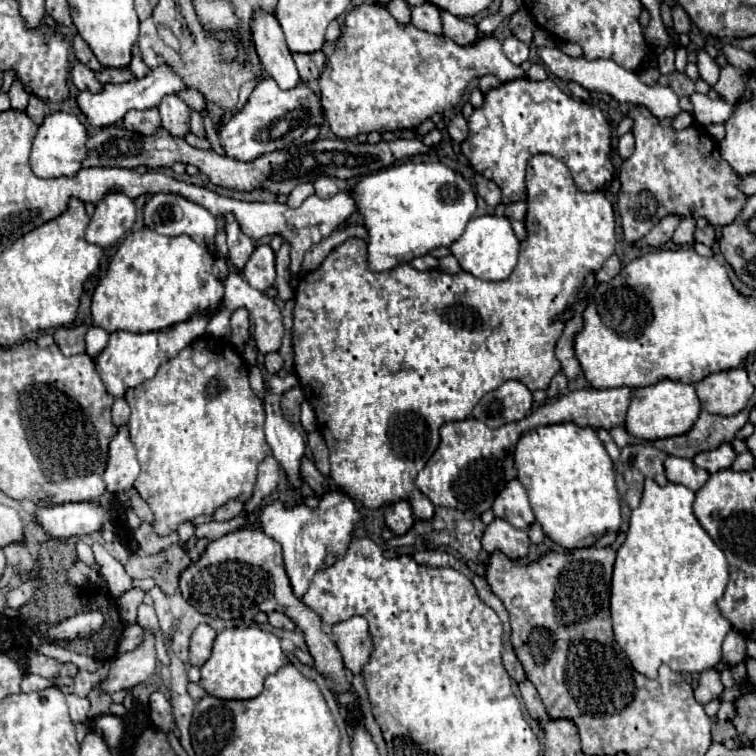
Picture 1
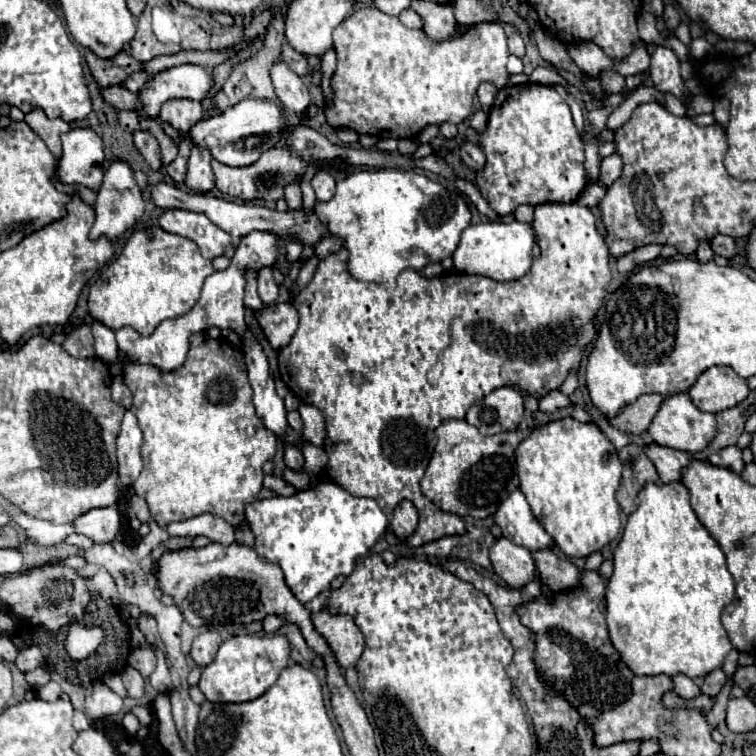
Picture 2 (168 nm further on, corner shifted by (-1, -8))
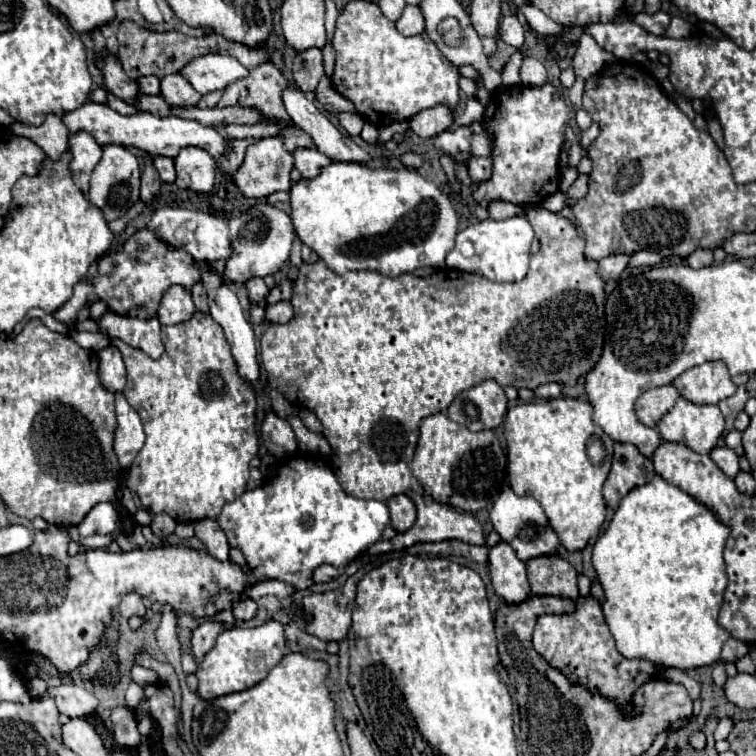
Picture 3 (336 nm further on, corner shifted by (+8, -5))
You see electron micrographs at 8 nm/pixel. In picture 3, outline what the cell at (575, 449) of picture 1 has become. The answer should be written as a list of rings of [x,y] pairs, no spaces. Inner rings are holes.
[[[558,397],[558,399],[540,399],[540,401],[522,403],[508,409],[502,427],[504,427],[506,453],[508,453],[508,477],[514,493],[524,497],[534,497],[536,501],[540,501],[550,525],[554,527],[562,545],[568,551],[584,549],[588,539],[598,535],[606,519],[602,485],[612,465],[612,445],[614,445],[614,441],[604,433],[604,429],[600,429],[600,425],[592,421],[590,401]]]

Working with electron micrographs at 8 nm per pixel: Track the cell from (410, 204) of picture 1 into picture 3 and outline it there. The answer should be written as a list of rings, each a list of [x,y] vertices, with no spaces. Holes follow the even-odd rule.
[[[330,163],[314,179],[292,181],[292,187],[290,187],[288,195],[290,195],[290,207],[292,207],[290,217],[294,221],[298,237],[302,239],[302,243],[306,243],[310,249],[314,249],[318,253],[318,257],[336,273],[370,269],[370,271],[378,271],[386,277],[398,277],[400,273],[410,273],[418,267],[444,267],[444,259],[450,253],[450,249],[454,245],[454,237],[458,233],[458,217],[456,217],[456,211],[454,211],[450,199],[434,183],[426,181],[414,169],[386,169],[386,167],[370,169],[370,167],[364,167],[364,165],[358,165],[358,163]]]

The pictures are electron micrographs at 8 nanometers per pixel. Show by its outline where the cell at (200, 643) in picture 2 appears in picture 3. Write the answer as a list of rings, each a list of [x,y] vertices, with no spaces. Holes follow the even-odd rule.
[[[204,621],[194,629],[192,653],[196,661],[200,661],[216,645],[216,637],[220,635],[220,631],[222,631],[222,625],[216,621]]]

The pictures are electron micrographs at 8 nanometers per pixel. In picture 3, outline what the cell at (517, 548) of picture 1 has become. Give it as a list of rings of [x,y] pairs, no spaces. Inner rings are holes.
[[[500,541],[492,547],[488,563],[494,591],[504,603],[516,605],[516,601],[524,601],[524,597],[528,597],[530,585],[526,579],[526,563],[516,557],[508,543]]]

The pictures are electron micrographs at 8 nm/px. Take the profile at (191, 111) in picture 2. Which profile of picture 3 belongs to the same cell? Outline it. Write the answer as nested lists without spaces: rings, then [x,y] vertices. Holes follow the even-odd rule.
[[[172,73],[162,79],[162,97],[170,105],[194,107],[202,95],[196,93],[196,89],[192,89],[190,81],[182,73]]]

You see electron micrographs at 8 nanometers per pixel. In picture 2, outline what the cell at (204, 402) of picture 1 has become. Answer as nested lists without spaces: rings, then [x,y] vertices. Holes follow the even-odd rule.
[[[201,332],[191,338],[191,348],[181,368],[163,374],[155,366],[125,364],[123,372],[123,380],[133,392],[131,412],[137,416],[139,428],[143,430],[143,472],[133,484],[133,490],[145,498],[159,528],[205,512],[239,526],[245,518],[245,506],[255,502],[263,488],[263,464],[273,460],[277,452],[275,436],[255,414],[243,352],[233,348],[225,338],[213,340]]]

